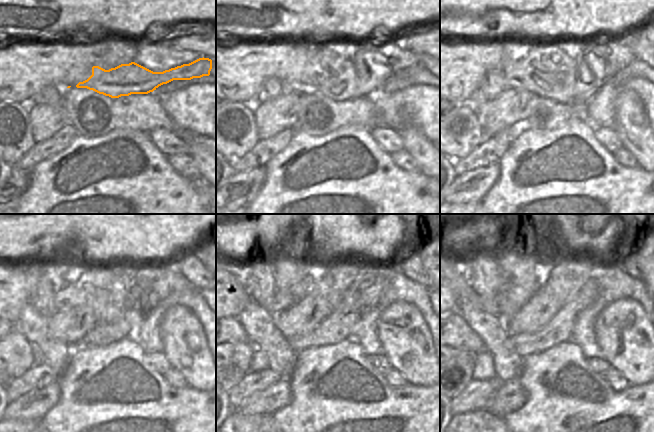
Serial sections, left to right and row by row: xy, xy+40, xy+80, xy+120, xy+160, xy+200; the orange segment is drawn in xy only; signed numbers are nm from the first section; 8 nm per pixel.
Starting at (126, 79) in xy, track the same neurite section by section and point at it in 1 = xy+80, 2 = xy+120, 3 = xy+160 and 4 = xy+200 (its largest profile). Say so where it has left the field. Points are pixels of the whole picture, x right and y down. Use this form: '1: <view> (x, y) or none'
1: xy+80 (551, 74)
2: xy+120 (104, 293)
3: xy+160 (324, 287)
4: xy+200 (487, 304)

